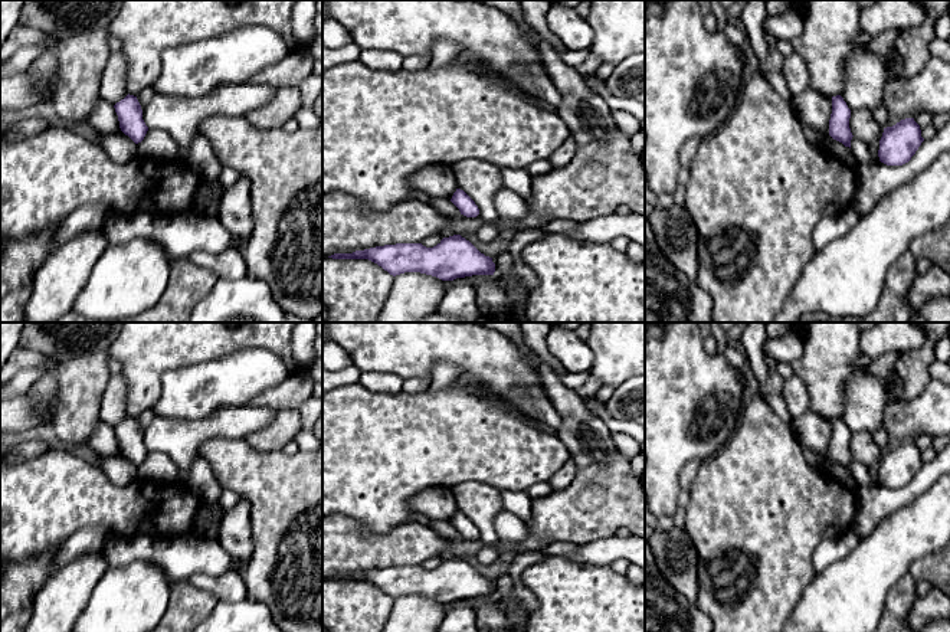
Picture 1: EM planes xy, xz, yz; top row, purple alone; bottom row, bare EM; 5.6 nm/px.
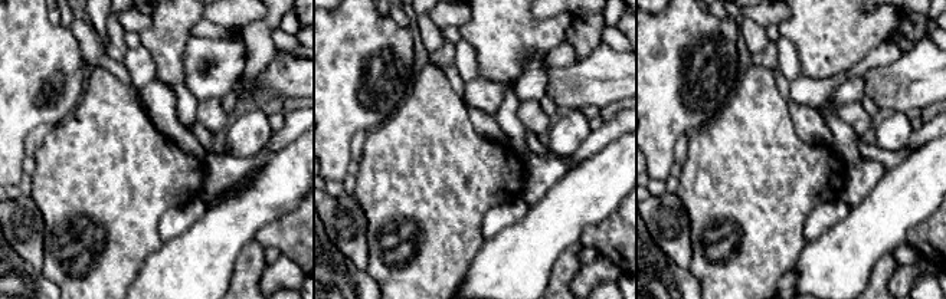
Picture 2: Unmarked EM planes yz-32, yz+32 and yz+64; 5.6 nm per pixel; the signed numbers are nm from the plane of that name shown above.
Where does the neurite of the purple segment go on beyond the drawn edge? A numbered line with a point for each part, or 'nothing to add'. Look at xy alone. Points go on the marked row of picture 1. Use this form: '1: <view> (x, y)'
nothing to add

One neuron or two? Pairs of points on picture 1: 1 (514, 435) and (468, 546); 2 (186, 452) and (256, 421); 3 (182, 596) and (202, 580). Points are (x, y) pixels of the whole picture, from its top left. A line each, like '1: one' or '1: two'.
1: two
2: one
3: two

